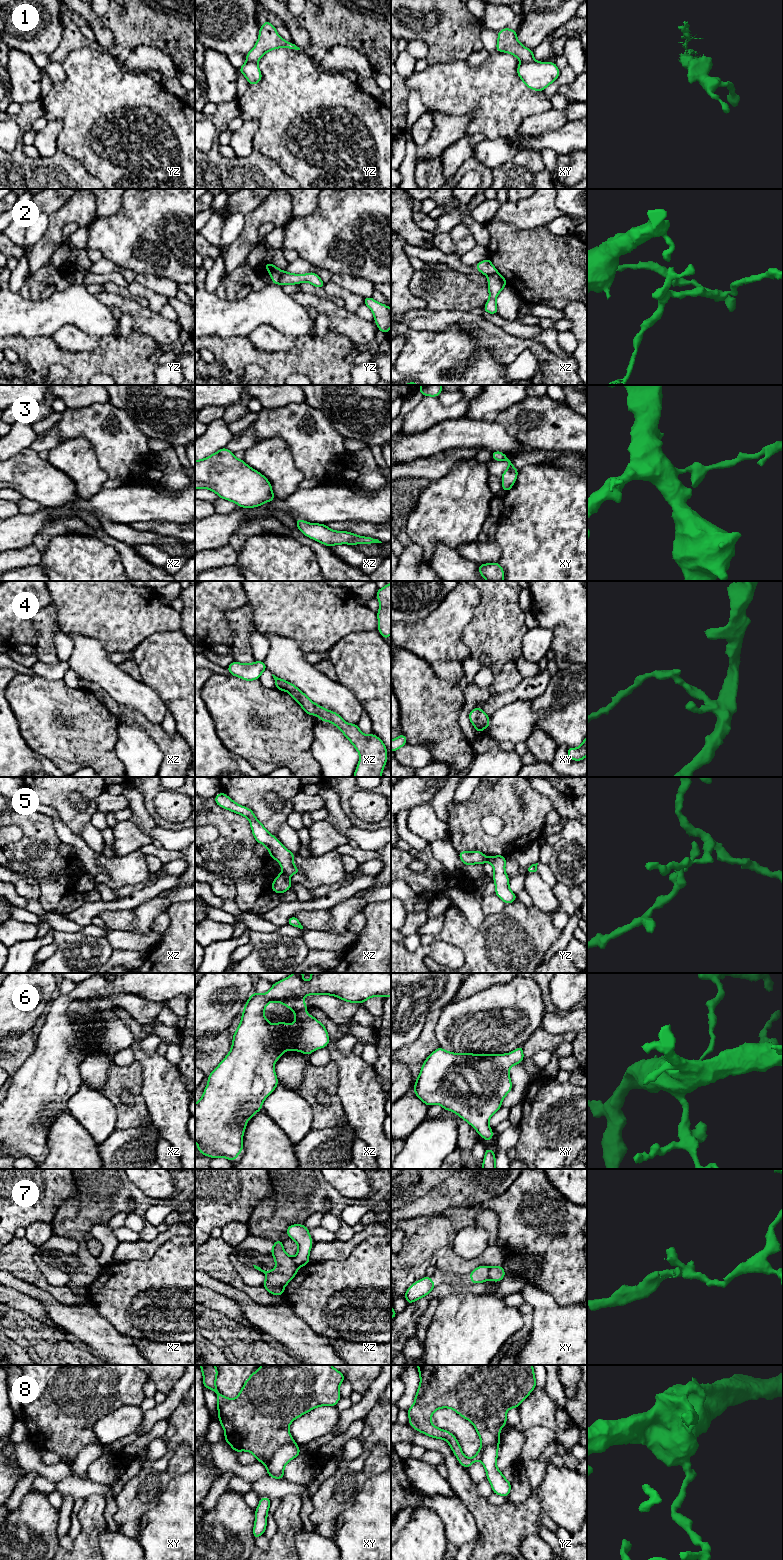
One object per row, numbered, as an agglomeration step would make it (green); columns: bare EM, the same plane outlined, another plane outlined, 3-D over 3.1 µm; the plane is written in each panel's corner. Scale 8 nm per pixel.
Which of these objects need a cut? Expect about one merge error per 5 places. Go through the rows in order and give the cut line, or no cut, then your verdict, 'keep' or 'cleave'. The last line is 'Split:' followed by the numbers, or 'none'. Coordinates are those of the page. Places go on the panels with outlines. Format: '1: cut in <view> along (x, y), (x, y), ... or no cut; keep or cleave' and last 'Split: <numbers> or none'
1: no cut; keep
2: cut in yz along (282, 271), (278, 283); cleave
3: no cut; keep
4: no cut; keep
5: cut in xz along (282, 872), (288, 875); cleave
6: no cut; keep
7: cut in xy along (490, 1267), (489, 1278); cleave
8: cut in xy along (295, 1443), (280, 1445), (265, 1464); cleave
Split: 2, 5, 7, 8

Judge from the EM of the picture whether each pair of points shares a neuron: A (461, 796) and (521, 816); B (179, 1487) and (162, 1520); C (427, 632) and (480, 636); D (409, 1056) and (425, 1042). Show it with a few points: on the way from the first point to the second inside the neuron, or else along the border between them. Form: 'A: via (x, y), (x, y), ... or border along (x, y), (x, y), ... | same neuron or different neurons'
A: border along (477, 787), (465, 800), (452, 802) | different neurons
B: via (179, 1495), (179, 1503), (170, 1512) | same neuron
C: border along (473, 615), (461, 634), (470, 655) | different neurons
D: via (413, 1054), (421, 1046) | same neuron

